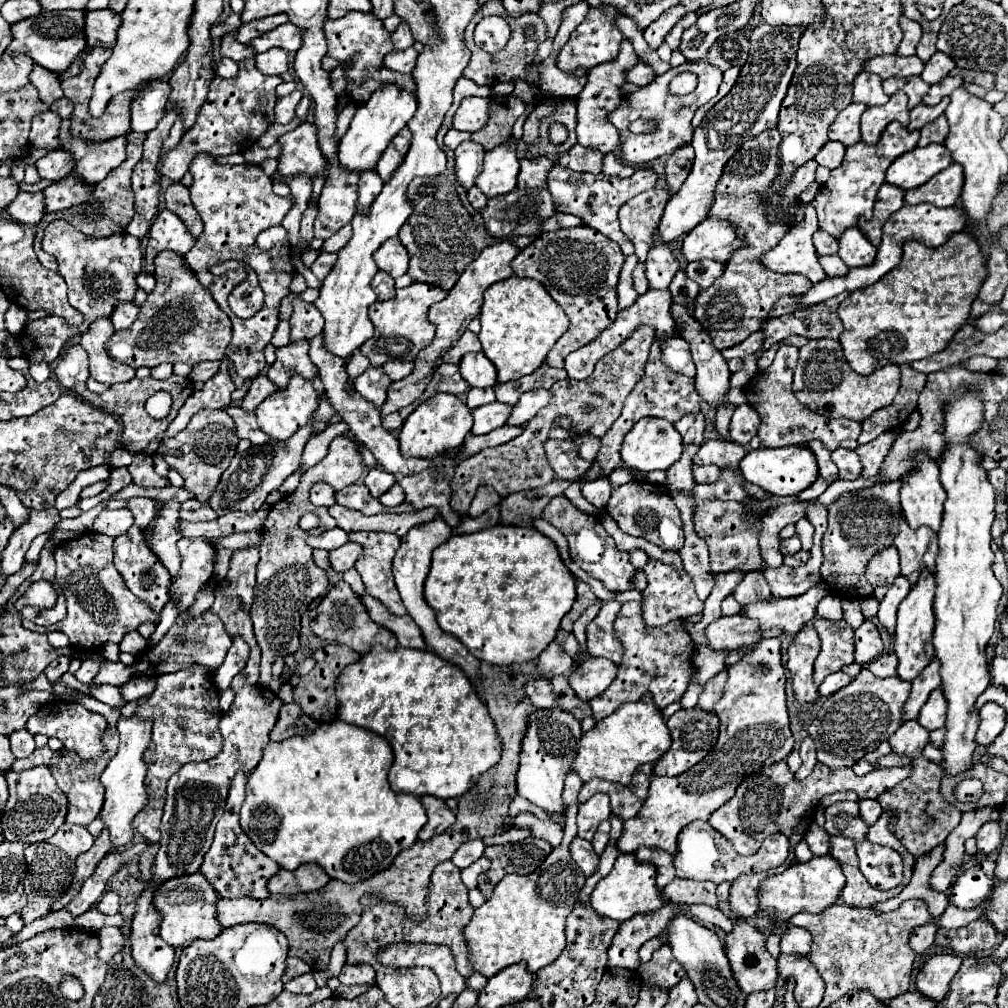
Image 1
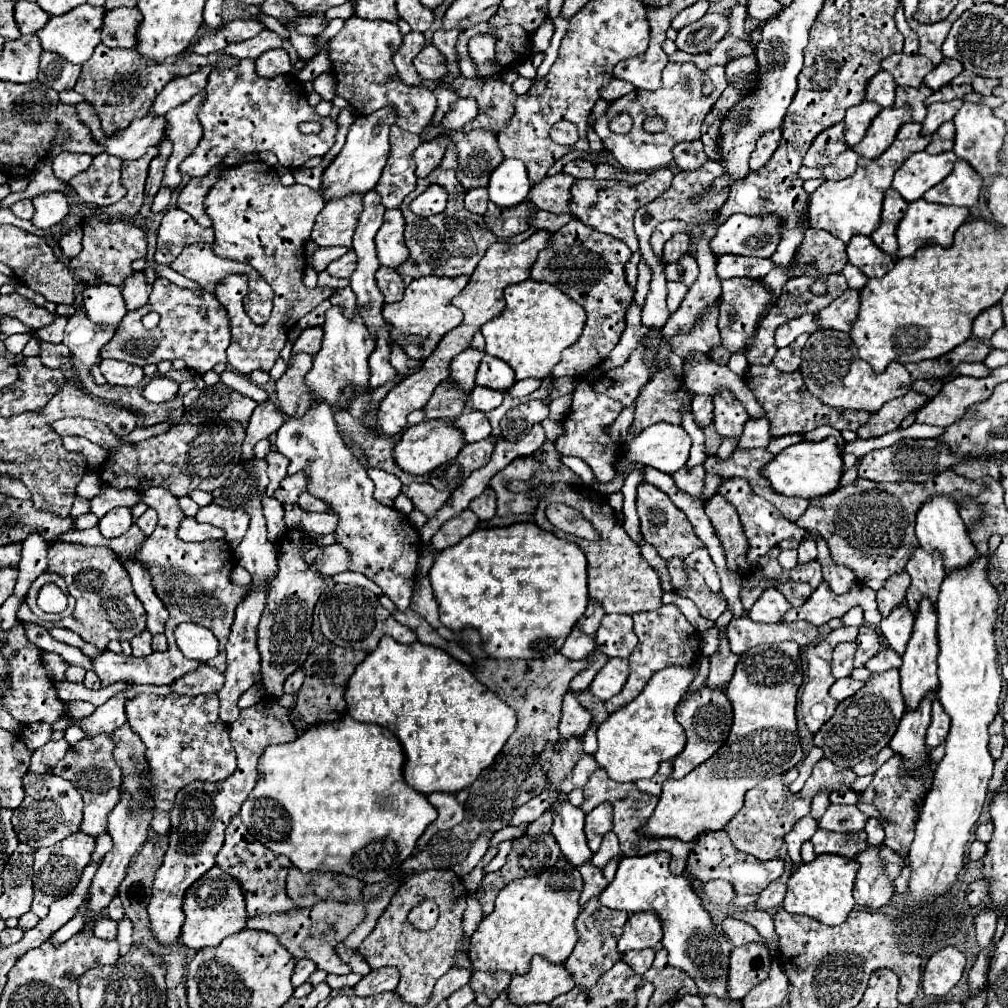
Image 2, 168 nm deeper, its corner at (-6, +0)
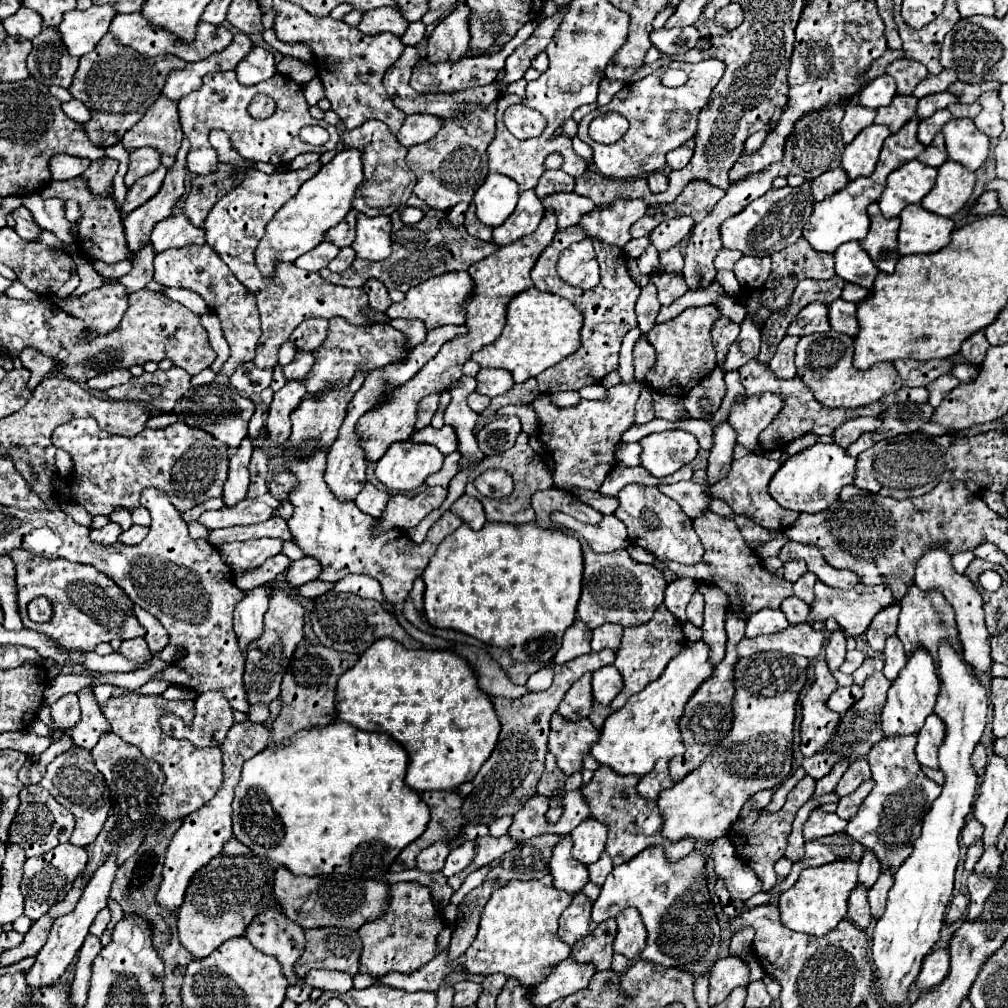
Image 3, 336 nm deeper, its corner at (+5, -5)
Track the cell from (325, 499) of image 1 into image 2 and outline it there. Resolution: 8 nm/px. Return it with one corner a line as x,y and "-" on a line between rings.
303,492
301,496
299,496
299,502
297,502
303,510
307,510
307,512
327,512
327,508
329,506
323,506
323,502
319,500
319,498
315,498
315,496
311,496
309,492

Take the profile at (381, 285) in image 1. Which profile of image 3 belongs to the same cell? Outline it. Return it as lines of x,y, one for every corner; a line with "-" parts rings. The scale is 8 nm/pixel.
370,279
370,281
364,285
364,291
368,293
368,297
370,297
370,307
372,307
374,311
386,313
386,309
392,305
390,295
388,295
386,287
384,287
380,281

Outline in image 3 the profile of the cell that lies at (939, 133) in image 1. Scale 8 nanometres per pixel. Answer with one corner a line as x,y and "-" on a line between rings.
942,133
936,135
936,139
924,149
924,153
918,155
918,161
924,165
930,165
930,167
936,167
936,169
948,161
948,153
944,147
944,135

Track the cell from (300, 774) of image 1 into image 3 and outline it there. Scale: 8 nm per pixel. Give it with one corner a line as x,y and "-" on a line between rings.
340,719
330,723
328,727
310,727
310,729
298,731
296,735
284,739
284,743
270,745
270,747
266,747
264,751
260,751
258,755
254,755
252,759
248,759
244,763
242,779
236,785
236,797
232,801
234,837
240,843
244,843
254,855
266,857
274,865
284,865
296,875
314,877
314,875
326,875
326,873
348,873
348,875
366,875
370,879
380,879
380,877
384,877
390,871
390,865
400,855
400,851
424,833
424,829
426,829
426,825
430,821
430,809
422,801
420,793
410,789
404,783
406,767
408,767
408,755
406,755
404,747
398,741
394,741
390,735
360,731
360,729
356,729
350,723
340,721

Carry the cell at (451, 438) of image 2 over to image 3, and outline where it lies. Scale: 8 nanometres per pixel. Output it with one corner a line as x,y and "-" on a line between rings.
410,441
394,443
376,463
376,477
388,489
414,491
432,473
440,471
442,461
444,455
432,445
416,445

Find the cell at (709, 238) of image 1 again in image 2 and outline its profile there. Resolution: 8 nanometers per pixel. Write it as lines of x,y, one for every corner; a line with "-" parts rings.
733,214
717,228
709,246
713,254
769,258
779,244
779,218

